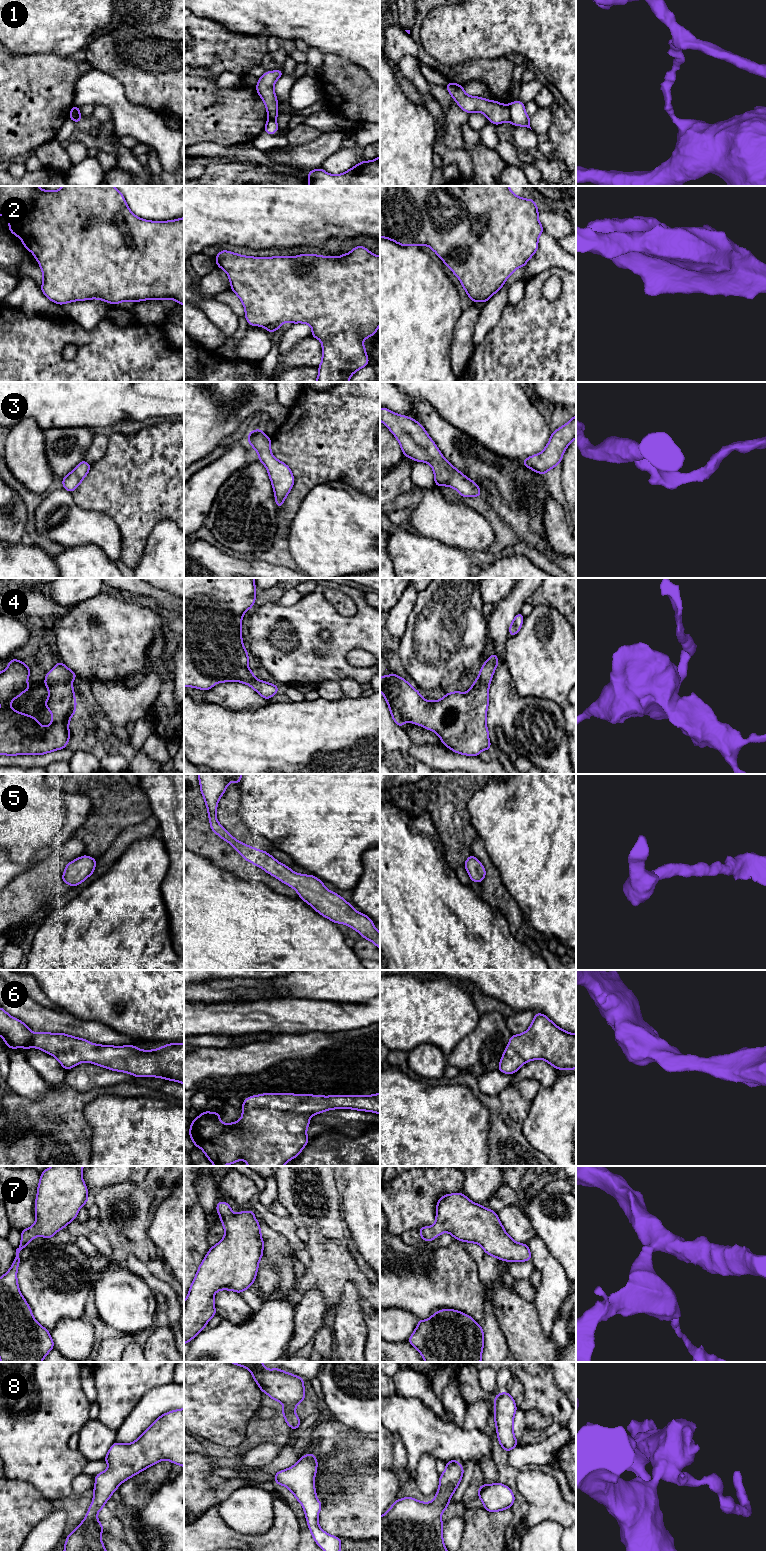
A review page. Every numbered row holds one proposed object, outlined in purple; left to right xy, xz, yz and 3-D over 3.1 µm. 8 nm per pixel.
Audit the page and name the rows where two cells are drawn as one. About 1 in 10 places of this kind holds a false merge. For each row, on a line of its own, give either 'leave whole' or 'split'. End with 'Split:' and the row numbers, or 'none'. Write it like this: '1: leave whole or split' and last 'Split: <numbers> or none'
1: split
2: leave whole
3: leave whole
4: leave whole
5: leave whole
6: leave whole
7: leave whole
8: leave whole
Split: 1

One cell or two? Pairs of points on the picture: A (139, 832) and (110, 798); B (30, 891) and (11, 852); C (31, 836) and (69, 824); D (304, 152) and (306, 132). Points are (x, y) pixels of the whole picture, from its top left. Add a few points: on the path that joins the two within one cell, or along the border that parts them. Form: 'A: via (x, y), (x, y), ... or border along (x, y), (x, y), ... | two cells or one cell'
A: border along (152, 815), (135, 825), (128, 826), (114, 839) | two cells
B: border along (41, 860), (17, 874), (10, 881) | two cells
C: via (40, 827), (60, 827) | one cell
D: border along (324, 132), (308, 142), (294, 146), (288, 145) | two cells

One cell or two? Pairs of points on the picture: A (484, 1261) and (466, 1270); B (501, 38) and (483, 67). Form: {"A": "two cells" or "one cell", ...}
{"A": "two cells", "B": "two cells"}

